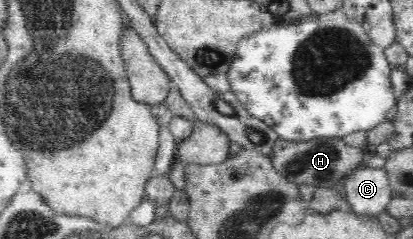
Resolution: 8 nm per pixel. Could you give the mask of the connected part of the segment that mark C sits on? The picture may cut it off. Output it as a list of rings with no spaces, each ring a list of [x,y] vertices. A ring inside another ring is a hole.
[[[365,165],[353,170],[344,183],[344,198],[349,210],[367,217],[386,211],[388,203],[395,196],[392,185],[384,168]]]

